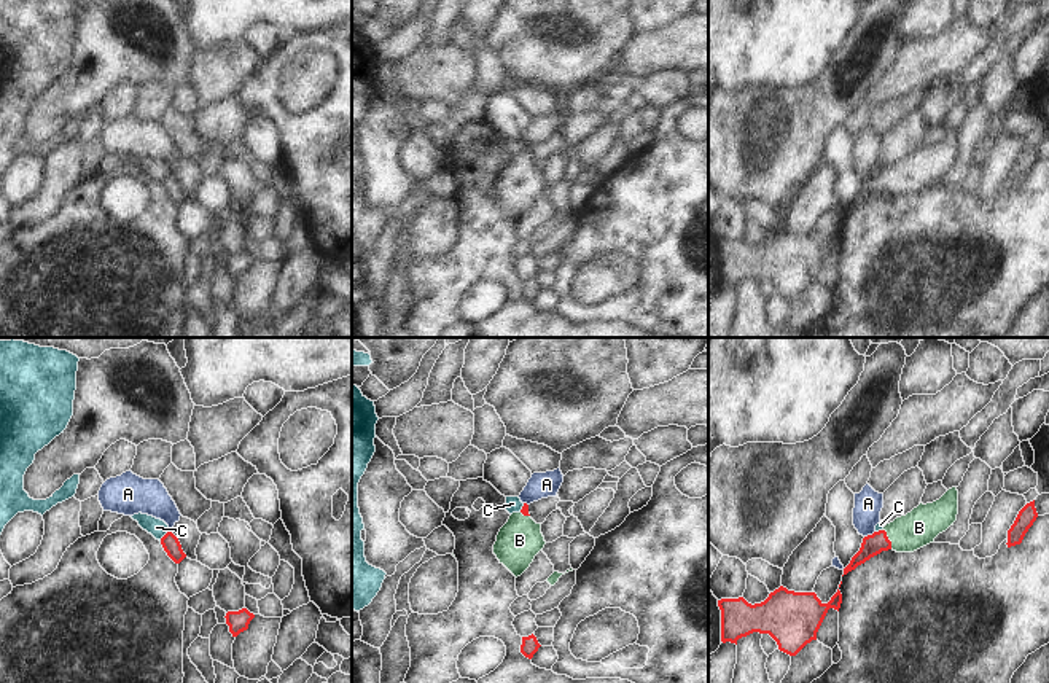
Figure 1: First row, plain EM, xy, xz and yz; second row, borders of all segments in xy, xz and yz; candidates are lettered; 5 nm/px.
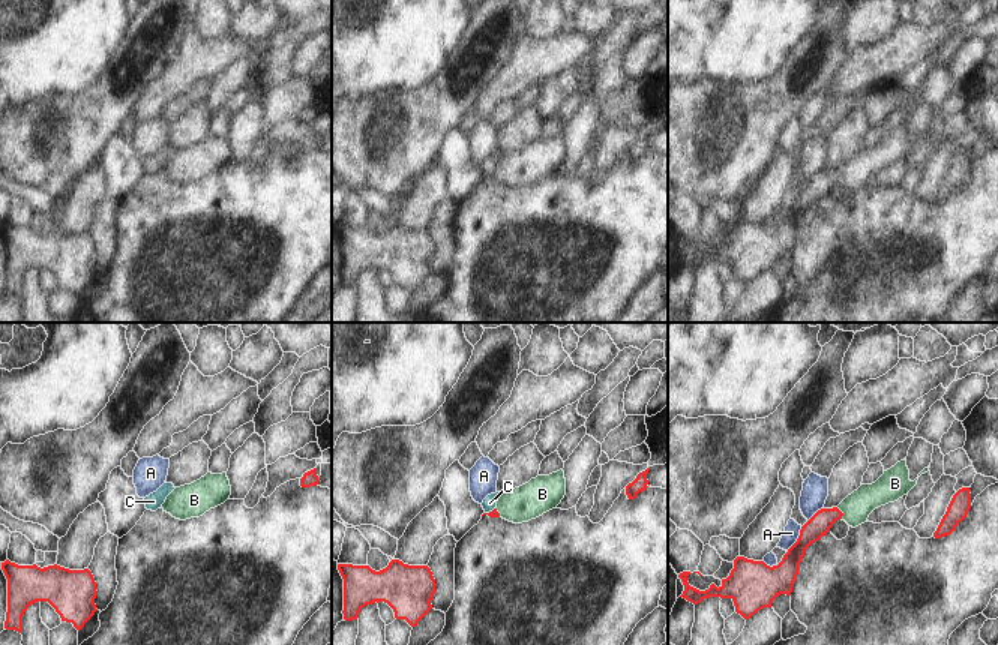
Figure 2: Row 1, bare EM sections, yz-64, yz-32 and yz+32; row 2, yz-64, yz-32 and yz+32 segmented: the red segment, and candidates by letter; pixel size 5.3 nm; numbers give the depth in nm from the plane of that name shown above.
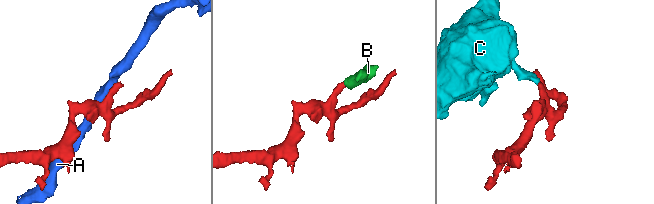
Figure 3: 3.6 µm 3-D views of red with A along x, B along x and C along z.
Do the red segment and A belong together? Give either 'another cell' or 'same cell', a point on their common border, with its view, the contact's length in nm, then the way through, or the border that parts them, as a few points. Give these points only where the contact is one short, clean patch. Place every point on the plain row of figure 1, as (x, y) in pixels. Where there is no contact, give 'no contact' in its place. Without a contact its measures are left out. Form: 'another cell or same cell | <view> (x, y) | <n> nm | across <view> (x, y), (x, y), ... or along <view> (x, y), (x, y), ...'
another cell | yz (869, 179) | 70 nm

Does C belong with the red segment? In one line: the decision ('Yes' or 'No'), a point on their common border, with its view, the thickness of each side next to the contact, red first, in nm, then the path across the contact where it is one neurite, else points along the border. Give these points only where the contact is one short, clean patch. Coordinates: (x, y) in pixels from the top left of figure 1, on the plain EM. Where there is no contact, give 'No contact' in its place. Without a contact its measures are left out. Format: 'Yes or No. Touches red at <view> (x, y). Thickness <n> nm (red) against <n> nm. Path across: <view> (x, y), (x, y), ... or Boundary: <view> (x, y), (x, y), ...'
No. Touches red at xy (164, 179). Thickness 90 nm (red) against 90 nm. Boundary: xy (167, 174), (159, 183).

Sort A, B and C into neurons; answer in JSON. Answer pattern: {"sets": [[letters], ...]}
{"sets": [["A"], ["B"], ["C"]]}

